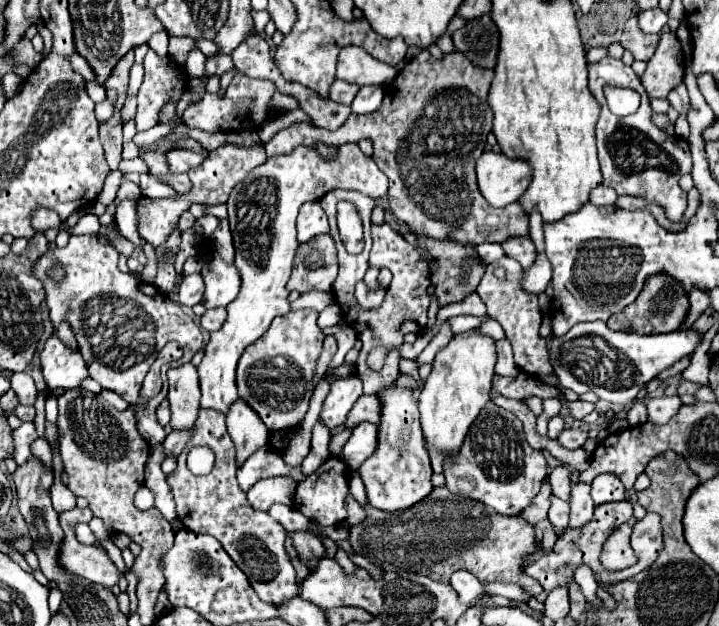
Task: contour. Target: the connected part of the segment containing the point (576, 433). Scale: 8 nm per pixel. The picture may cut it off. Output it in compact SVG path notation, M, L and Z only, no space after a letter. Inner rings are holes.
M563 429L563 433L557 439L563 447L583 447L587 441L587 431L581 429Z

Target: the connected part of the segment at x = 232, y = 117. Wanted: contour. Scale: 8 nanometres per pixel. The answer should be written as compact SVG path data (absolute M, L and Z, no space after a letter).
M235 73L235 77L231 79L225 97L219 95L209 95L205 93L205 97L197 103L197 105L189 105L183 119L187 127L197 127L201 131L207 133L227 133L233 131L237 127L241 127L241 123L245 123L245 129L251 127L259 127L265 121L269 121L269 105L271 105L271 97L275 93L275 85L271 81L261 81L261 79L251 79L245 77L241 73Z

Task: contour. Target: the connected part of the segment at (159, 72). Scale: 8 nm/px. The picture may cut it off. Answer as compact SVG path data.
M149 49L145 55L145 79L139 89L139 107L137 107L137 131L147 131L159 125L159 113L165 103L181 101L187 83L185 69L177 65L171 57L159 57Z

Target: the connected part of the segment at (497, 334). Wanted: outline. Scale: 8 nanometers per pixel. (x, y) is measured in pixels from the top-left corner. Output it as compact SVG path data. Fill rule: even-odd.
M485 321L481 327L479 327L479 331L483 331L485 335L489 335L491 339L495 339L495 341L499 341L499 339L503 339L505 337L505 331L503 331L503 327L497 323L497 321Z

